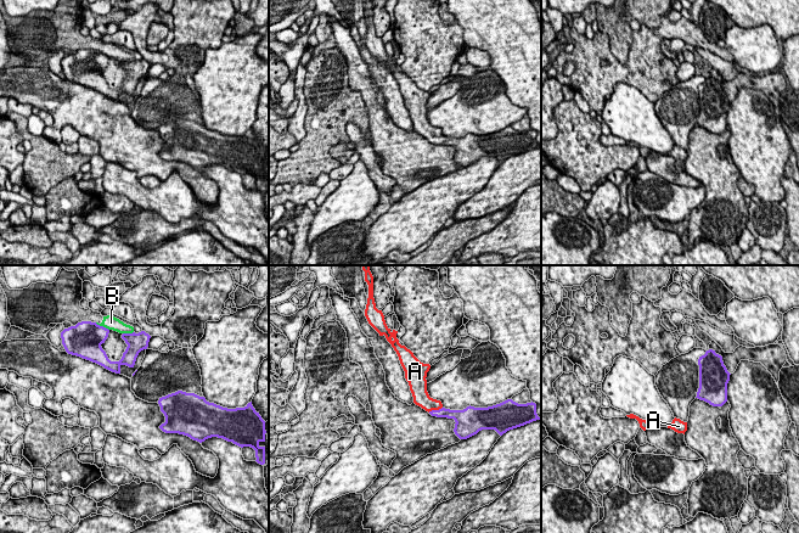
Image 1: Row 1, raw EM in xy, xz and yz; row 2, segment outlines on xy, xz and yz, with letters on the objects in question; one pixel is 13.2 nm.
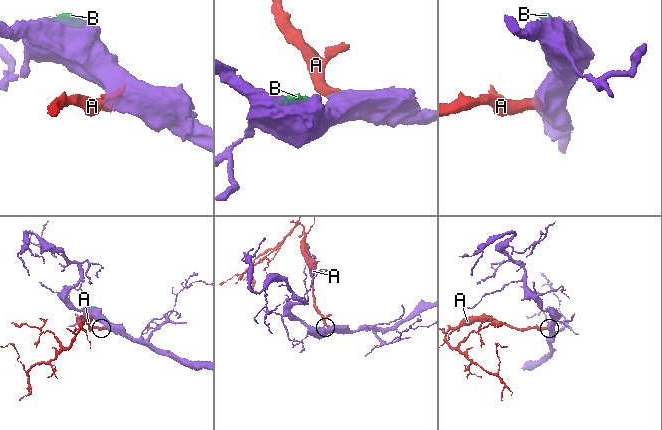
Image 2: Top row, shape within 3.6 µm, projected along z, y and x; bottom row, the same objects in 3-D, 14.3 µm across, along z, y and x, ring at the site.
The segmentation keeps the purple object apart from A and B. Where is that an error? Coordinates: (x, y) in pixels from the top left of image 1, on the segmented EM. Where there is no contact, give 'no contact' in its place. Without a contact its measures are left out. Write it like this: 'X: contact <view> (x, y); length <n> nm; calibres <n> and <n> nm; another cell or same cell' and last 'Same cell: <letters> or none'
A: contact xz (434, 410); length 200 nm; calibres 130 and 220 nm; same cell
B: contact xy (102, 326); length 220 nm; calibres 400 and 190 nm; another cell
Same cell: A

